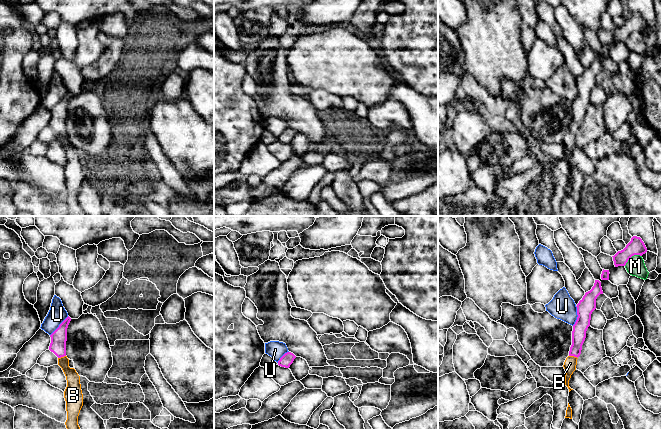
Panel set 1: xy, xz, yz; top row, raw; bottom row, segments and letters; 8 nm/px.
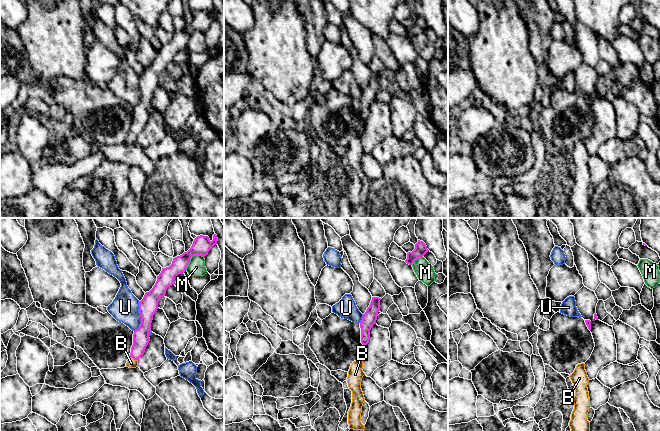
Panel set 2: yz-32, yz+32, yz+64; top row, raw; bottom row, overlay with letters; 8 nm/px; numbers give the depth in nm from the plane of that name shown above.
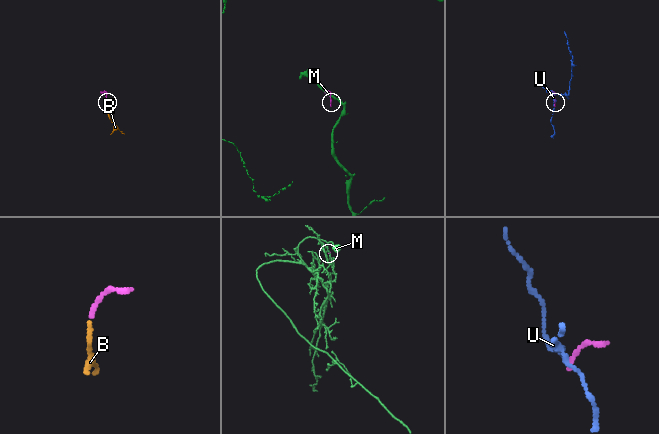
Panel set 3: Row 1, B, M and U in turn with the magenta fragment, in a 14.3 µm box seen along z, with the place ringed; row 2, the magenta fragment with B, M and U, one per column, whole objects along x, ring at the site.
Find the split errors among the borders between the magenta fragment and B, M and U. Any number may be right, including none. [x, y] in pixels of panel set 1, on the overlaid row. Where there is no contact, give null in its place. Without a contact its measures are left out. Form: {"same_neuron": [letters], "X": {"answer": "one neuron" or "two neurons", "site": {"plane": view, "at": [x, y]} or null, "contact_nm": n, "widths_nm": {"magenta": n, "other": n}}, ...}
{"same_neuron": ["B"], "B": {"answer": "one neuron", "site": {"plane": "yz", "at": [573, 355]}, "contact_nm": 80, "widths_nm": {"magenta": 120, "other": 100}}, "M": {"answer": "two neurons", "site": {"plane": "yz", "at": [632, 255]}, "contact_nm": 170, "widths_nm": {"magenta": 140, "other": 150}}, "U": {"answer": "two neurons", "site": {"plane": "yz", "at": [578, 316]}, "contact_nm": 160, "widths_nm": {"magenta": 140, "other": 200}}}

